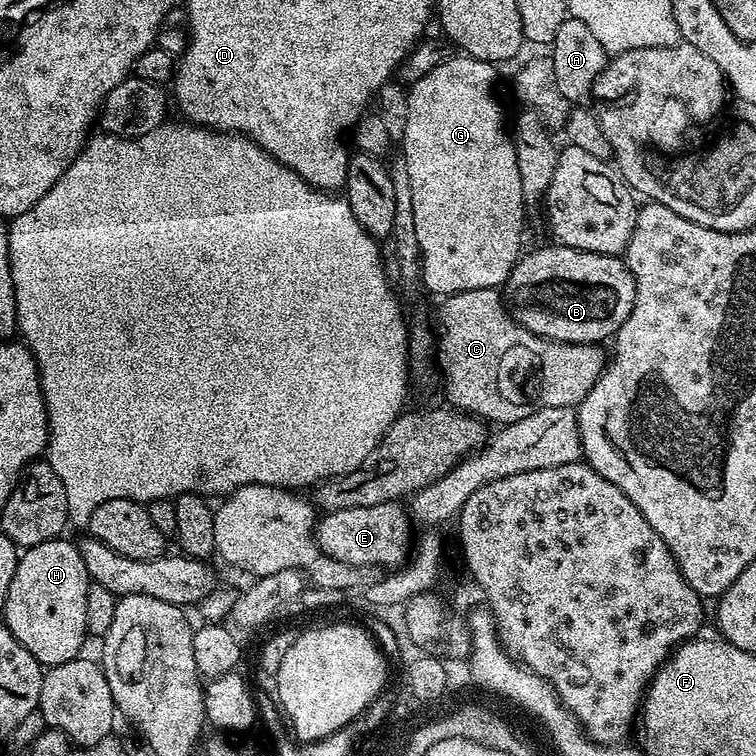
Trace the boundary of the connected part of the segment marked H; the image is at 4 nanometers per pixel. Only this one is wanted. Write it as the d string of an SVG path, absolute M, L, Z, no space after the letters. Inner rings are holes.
M64 539L42 542L19 553L14 582L10 582L10 594L2 610L3 623L41 666L77 659L88 636L86 590L90 581L86 562L82 562L79 547Z

